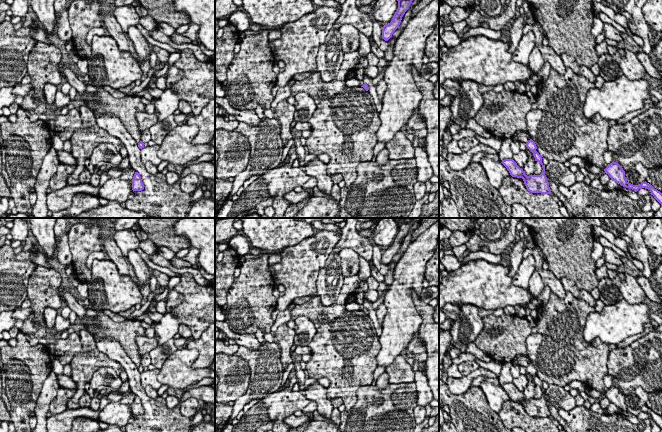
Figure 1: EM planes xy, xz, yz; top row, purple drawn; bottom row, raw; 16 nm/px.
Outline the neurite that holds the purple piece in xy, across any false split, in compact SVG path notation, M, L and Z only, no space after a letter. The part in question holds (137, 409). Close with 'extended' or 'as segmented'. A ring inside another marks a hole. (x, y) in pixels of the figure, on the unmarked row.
M135 396L132 403L132 414L133 415L142 415L144 413L144 409L141 403L141 400L138 396Z | as segmented

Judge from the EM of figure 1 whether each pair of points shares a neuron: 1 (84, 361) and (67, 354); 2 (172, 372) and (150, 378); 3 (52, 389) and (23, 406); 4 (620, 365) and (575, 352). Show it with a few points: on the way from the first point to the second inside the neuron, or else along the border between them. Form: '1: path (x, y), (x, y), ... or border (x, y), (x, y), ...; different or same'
1: border (79, 333), (82, 349), (69, 363); different
2: border (156, 378), (162, 384); different
3: border (47, 376), (33, 411); different
4: border (611, 350), (608, 355), (606, 373); different

